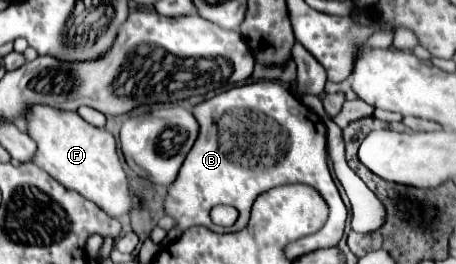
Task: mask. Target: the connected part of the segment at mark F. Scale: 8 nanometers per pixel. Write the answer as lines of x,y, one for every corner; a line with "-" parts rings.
37,105
33,111
29,109
23,121
27,123
29,137
37,143
37,153
33,155
33,163
37,167
45,169
67,189
73,189
93,201
107,215
123,217
129,213
129,181
117,157
115,137
109,131
89,125
75,111
49,109
47,105

